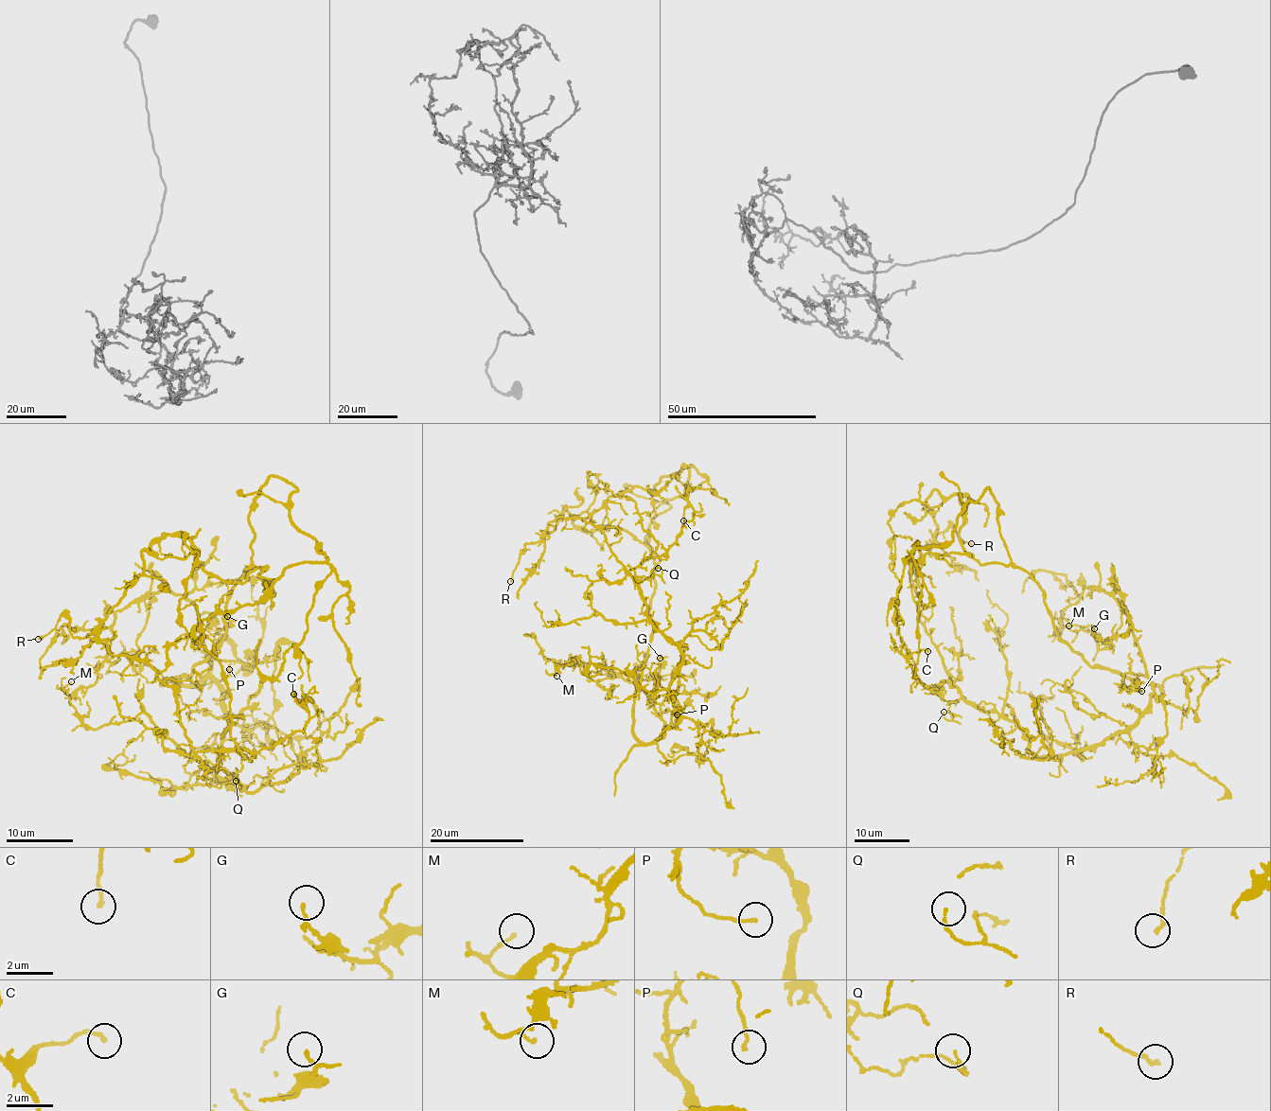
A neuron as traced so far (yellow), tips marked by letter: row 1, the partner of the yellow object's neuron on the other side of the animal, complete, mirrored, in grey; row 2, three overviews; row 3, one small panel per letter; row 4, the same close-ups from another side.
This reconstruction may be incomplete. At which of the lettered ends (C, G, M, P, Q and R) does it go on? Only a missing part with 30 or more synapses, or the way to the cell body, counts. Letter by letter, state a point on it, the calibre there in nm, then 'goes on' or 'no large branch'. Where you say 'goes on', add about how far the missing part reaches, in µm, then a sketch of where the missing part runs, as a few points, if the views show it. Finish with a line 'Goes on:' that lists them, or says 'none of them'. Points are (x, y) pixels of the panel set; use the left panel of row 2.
C: (293, 694) | 170 nm | no large branch
G: (227, 616) | 100 nm | no large branch
M: (71, 681) | 120 nm | no large branch
P: (229, 669) | 120 nm | no large branch
Q: (236, 781) | 70 nm | no large branch
R: (38, 639) | 150 nm | no large branch
Goes on: none of them

